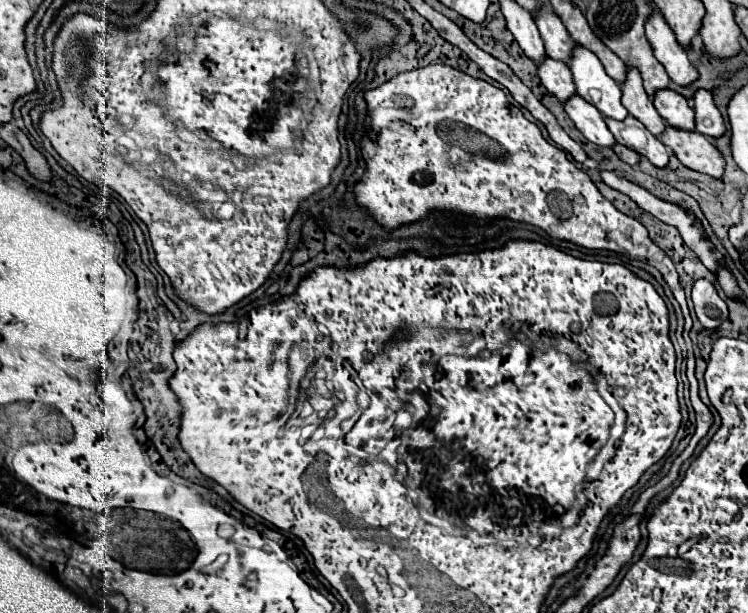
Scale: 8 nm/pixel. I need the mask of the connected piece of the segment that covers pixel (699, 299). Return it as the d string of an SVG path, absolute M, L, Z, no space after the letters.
M707 279L695 281L695 285L693 285L693 305L695 305L697 319L709 331L717 329L729 315L727 303L719 297L717 289Z

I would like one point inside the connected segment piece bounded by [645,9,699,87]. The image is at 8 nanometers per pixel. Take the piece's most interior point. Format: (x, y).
(670, 54)

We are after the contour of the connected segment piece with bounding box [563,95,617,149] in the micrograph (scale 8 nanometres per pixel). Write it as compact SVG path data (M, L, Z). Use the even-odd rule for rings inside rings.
M573 95L573 99L569 99L563 107L565 107L567 115L573 119L575 127L577 127L591 143L595 143L595 145L599 145L599 147L607 147L607 149L611 149L611 147L617 143L617 141L613 139L611 131L607 129L603 115L601 115L593 105L589 105L583 97Z

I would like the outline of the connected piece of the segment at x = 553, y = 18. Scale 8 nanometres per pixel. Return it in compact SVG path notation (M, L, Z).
M543 5L541 7L541 13L535 15L535 21L537 21L537 27L539 27L539 33L545 41L545 49L547 49L547 55L551 59L557 59L557 61L565 61L569 65L569 59L571 59L571 53L573 53L573 47L575 47L575 41L571 39L571 35L567 33L565 25L561 23L561 19L557 15L551 15L547 11L547 7Z

